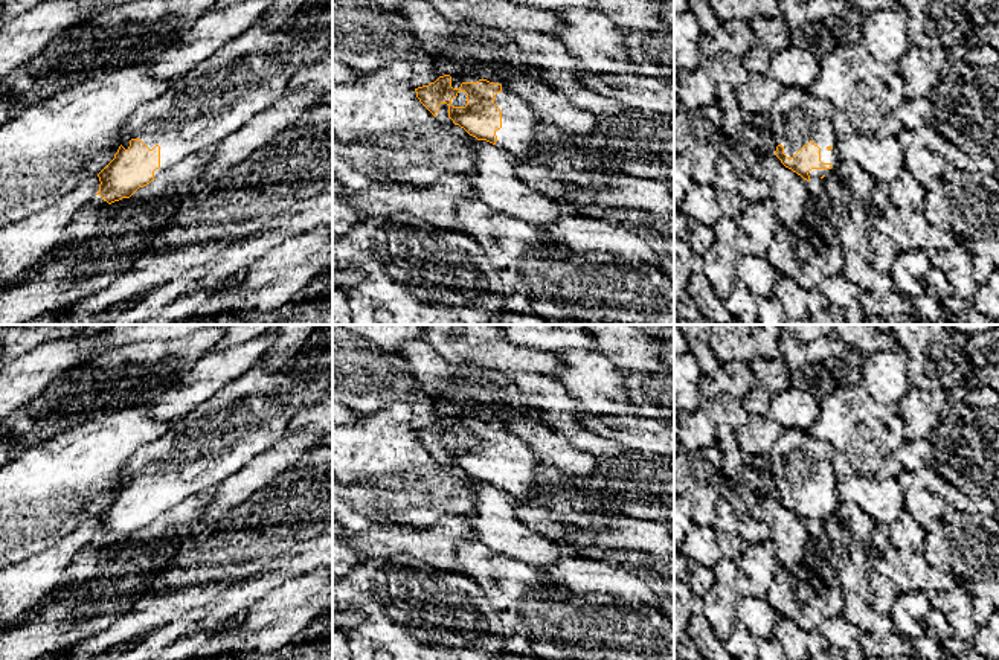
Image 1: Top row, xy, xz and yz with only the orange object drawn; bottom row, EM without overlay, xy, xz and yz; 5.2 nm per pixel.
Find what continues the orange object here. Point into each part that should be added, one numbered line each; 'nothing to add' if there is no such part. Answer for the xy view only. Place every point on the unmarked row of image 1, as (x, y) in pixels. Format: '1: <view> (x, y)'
1: xy (246, 418)

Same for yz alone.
1: yz (796, 459)

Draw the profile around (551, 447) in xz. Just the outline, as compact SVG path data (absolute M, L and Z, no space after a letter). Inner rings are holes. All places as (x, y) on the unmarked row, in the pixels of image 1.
M517 416L502 427L525 442L543 465L555 466L567 476L584 480L598 466L595 454L575 447L561 431L535 418Z

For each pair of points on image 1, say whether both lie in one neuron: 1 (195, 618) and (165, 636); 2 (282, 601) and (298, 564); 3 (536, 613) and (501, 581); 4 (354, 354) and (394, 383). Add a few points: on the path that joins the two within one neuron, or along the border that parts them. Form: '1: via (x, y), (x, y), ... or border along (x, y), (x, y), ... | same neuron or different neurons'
1: via (188, 624), (173, 633) | same neuron
2: border along (316, 569), (276, 586) | different neurons
3: border along (531, 595), (522, 604) | different neurons
4: via (363, 358), (371, 360), (385, 374) | same neuron

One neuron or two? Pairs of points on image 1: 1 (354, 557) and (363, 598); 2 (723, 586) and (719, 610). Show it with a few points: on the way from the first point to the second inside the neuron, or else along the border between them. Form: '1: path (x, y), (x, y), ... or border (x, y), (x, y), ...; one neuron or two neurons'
1: border (363, 557), (348, 572); two neurons
2: path (722, 592), (719, 604); one neuron

